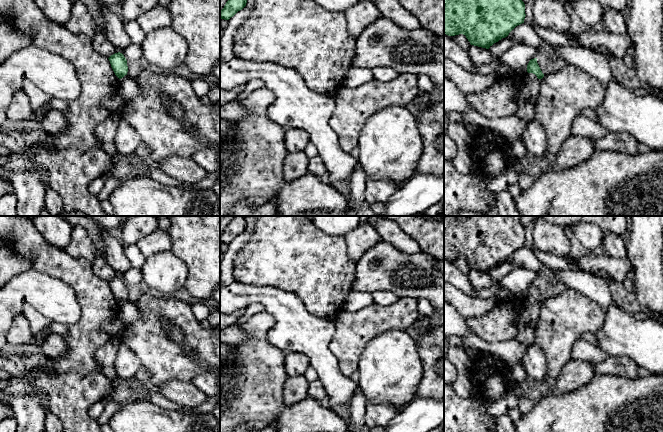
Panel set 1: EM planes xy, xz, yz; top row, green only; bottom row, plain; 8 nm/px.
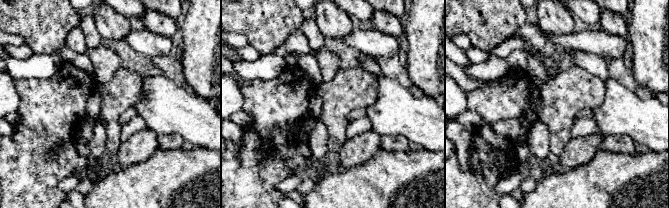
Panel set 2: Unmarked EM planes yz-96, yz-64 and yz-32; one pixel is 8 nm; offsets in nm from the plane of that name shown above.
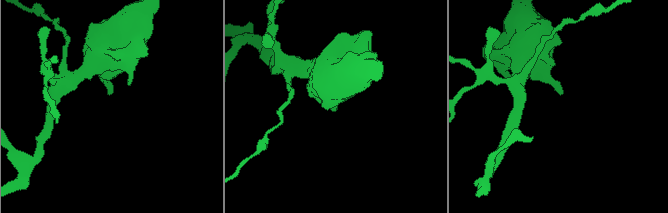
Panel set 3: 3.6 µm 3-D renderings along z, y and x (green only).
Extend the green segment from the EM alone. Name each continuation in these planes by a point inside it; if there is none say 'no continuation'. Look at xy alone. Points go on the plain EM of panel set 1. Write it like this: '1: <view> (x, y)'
no continuation

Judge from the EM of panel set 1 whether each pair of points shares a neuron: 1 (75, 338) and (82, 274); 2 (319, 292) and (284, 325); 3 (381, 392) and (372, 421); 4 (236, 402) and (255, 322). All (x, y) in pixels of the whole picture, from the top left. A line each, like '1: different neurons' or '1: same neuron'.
1: same neuron
2: different neurons
3: different neurons
4: same neuron

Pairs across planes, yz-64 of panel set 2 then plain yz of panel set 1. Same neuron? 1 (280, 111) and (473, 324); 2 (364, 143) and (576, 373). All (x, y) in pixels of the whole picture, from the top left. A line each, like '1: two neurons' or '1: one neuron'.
1: one neuron
2: one neuron

